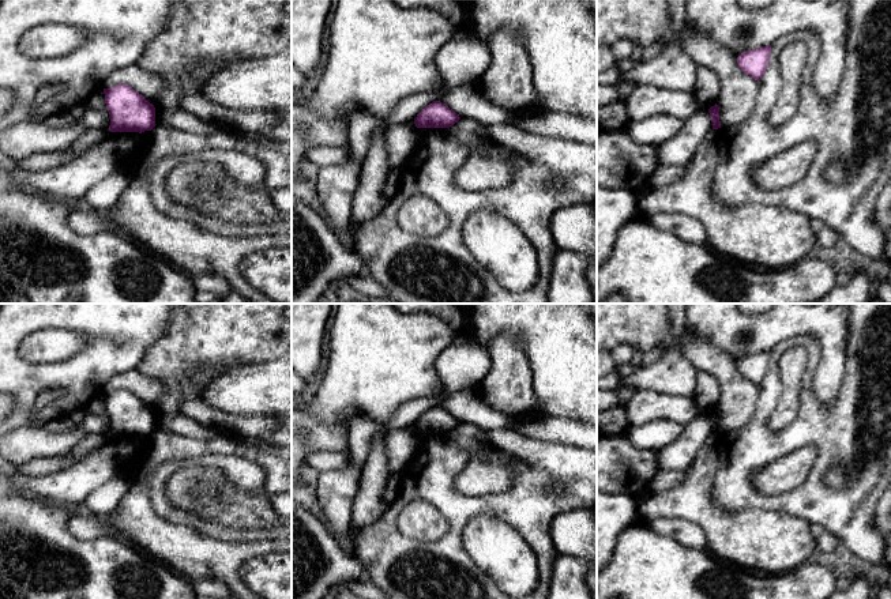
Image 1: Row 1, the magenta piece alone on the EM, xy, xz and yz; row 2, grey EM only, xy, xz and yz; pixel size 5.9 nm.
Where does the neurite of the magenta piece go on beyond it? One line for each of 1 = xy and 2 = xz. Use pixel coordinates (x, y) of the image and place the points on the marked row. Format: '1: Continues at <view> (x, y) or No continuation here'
1: No continuation here
2: No continuation here

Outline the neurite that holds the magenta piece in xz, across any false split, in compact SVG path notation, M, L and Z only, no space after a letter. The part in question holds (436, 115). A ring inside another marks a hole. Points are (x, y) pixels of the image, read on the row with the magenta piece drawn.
M433 101L425 106L414 118L417 128L450 128L459 121L459 114L446 103Z

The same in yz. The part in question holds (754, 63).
M771 45L747 50L737 57L737 64L744 74L759 82L766 74L770 53Z

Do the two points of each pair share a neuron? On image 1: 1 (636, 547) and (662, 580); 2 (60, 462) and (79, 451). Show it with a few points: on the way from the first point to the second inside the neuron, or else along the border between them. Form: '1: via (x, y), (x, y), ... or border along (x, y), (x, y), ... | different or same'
1: via (642, 556), (643, 561), (654, 572) | same
2: border along (67, 455), (81, 459) | different

